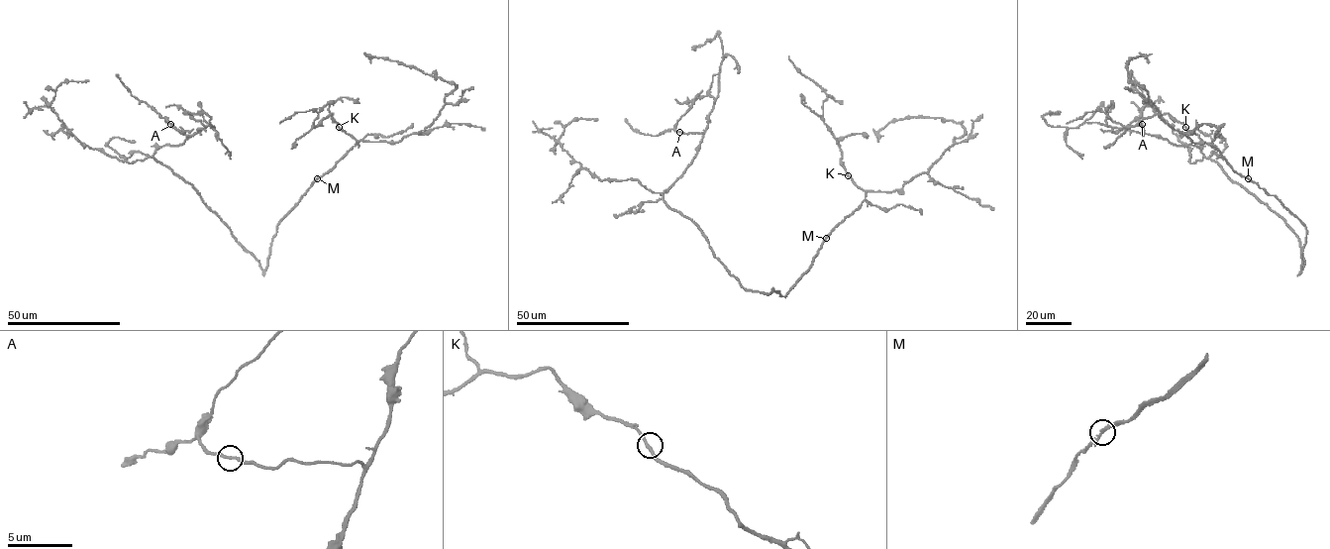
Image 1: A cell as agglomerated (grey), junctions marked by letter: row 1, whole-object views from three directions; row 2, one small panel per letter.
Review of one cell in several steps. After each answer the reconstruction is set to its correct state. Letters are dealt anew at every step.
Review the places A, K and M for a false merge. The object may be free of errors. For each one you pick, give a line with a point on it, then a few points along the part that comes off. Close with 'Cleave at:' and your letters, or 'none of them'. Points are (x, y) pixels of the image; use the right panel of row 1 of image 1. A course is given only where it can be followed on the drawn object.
Cleave at: none of them

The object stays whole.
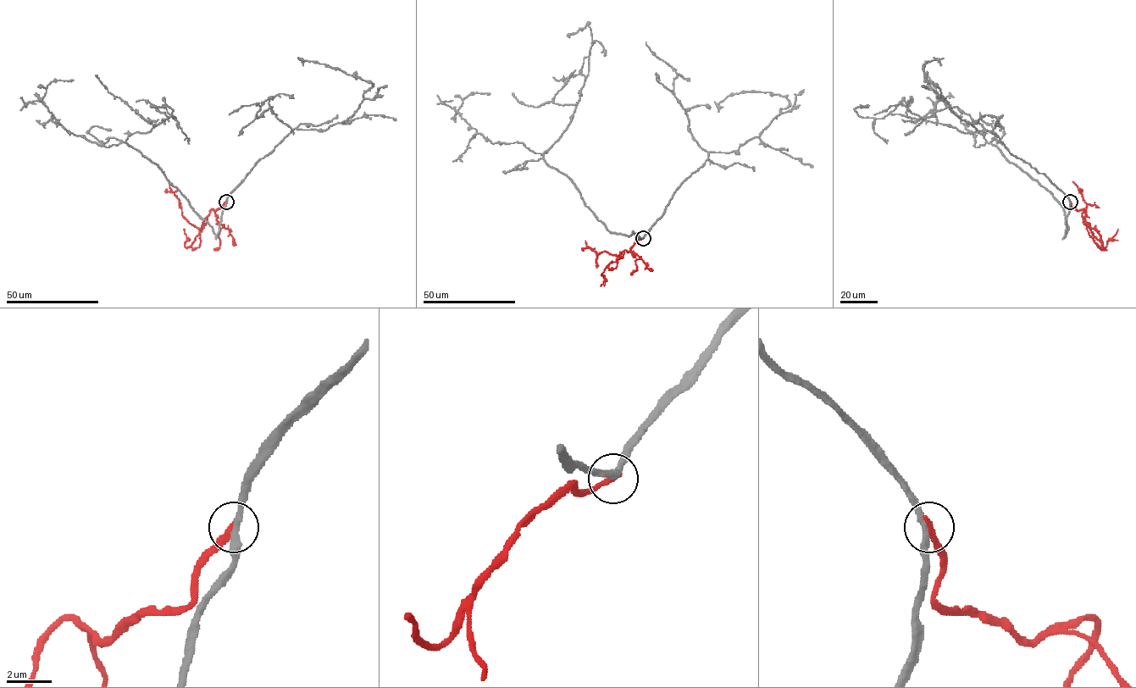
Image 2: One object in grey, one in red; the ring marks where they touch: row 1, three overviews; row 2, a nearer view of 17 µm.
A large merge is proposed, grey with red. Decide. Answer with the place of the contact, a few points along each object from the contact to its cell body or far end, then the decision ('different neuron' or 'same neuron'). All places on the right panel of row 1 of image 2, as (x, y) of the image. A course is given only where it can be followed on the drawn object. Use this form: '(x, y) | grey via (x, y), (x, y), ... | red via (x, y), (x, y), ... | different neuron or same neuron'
(1070, 202) | grey via (1070, 202), (1066, 234), (1064, 208), (1053, 195), (982, 134), (898, 113), (862, 117), (854, 109), (867, 106) | red via (1070, 202), (1072, 208), (1083, 209), (1082, 216), (1087, 228), (1083, 222), (1086, 203), (1072, 181) | different neuron

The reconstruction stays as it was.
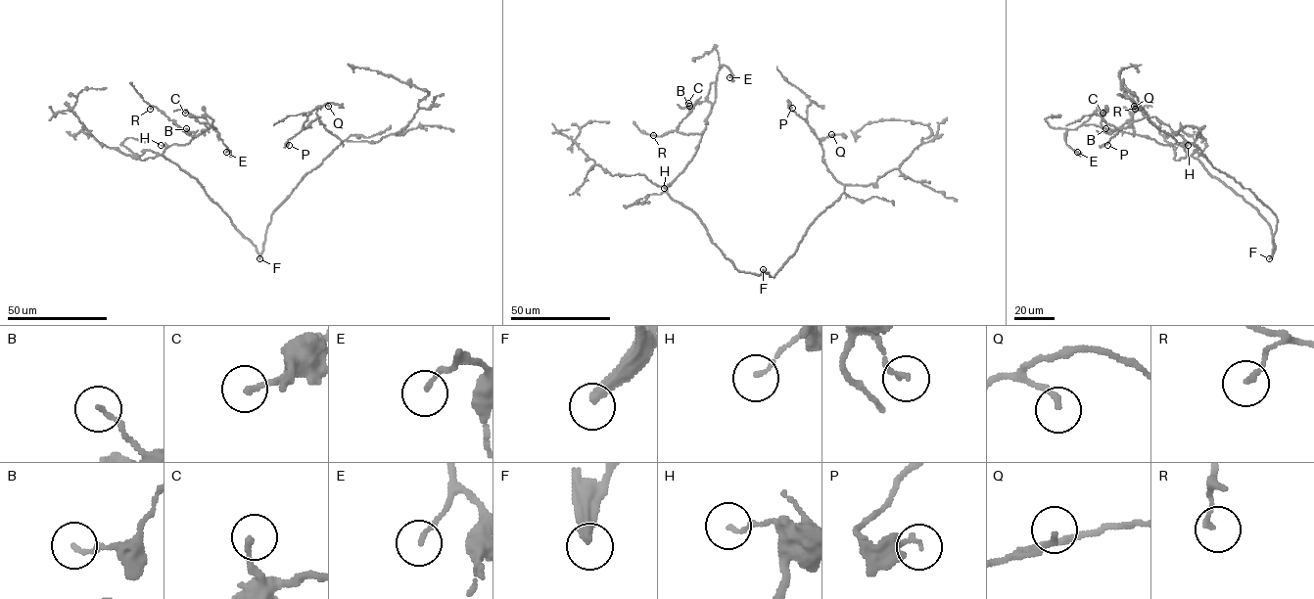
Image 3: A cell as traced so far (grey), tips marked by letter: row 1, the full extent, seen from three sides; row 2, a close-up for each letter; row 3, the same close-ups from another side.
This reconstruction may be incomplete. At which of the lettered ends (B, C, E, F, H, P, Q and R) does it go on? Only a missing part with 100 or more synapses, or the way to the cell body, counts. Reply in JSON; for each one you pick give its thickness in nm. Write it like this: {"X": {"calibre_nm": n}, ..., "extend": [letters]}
{"F": {"calibre_nm": 340}, "extend": ["F"]}

